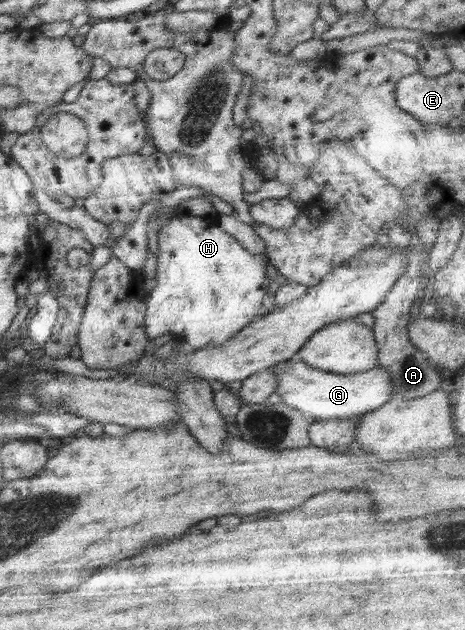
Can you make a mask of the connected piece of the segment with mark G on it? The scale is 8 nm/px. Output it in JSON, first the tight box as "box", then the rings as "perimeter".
{"box":[274,358,394,421],"perimeter":[[[292,358],[282,361],[274,369],[277,376],[275,393],[282,402],[302,412],[312,421],[358,417],[394,399],[391,376],[379,366],[364,372],[337,375],[309,367],[305,362]]]}

